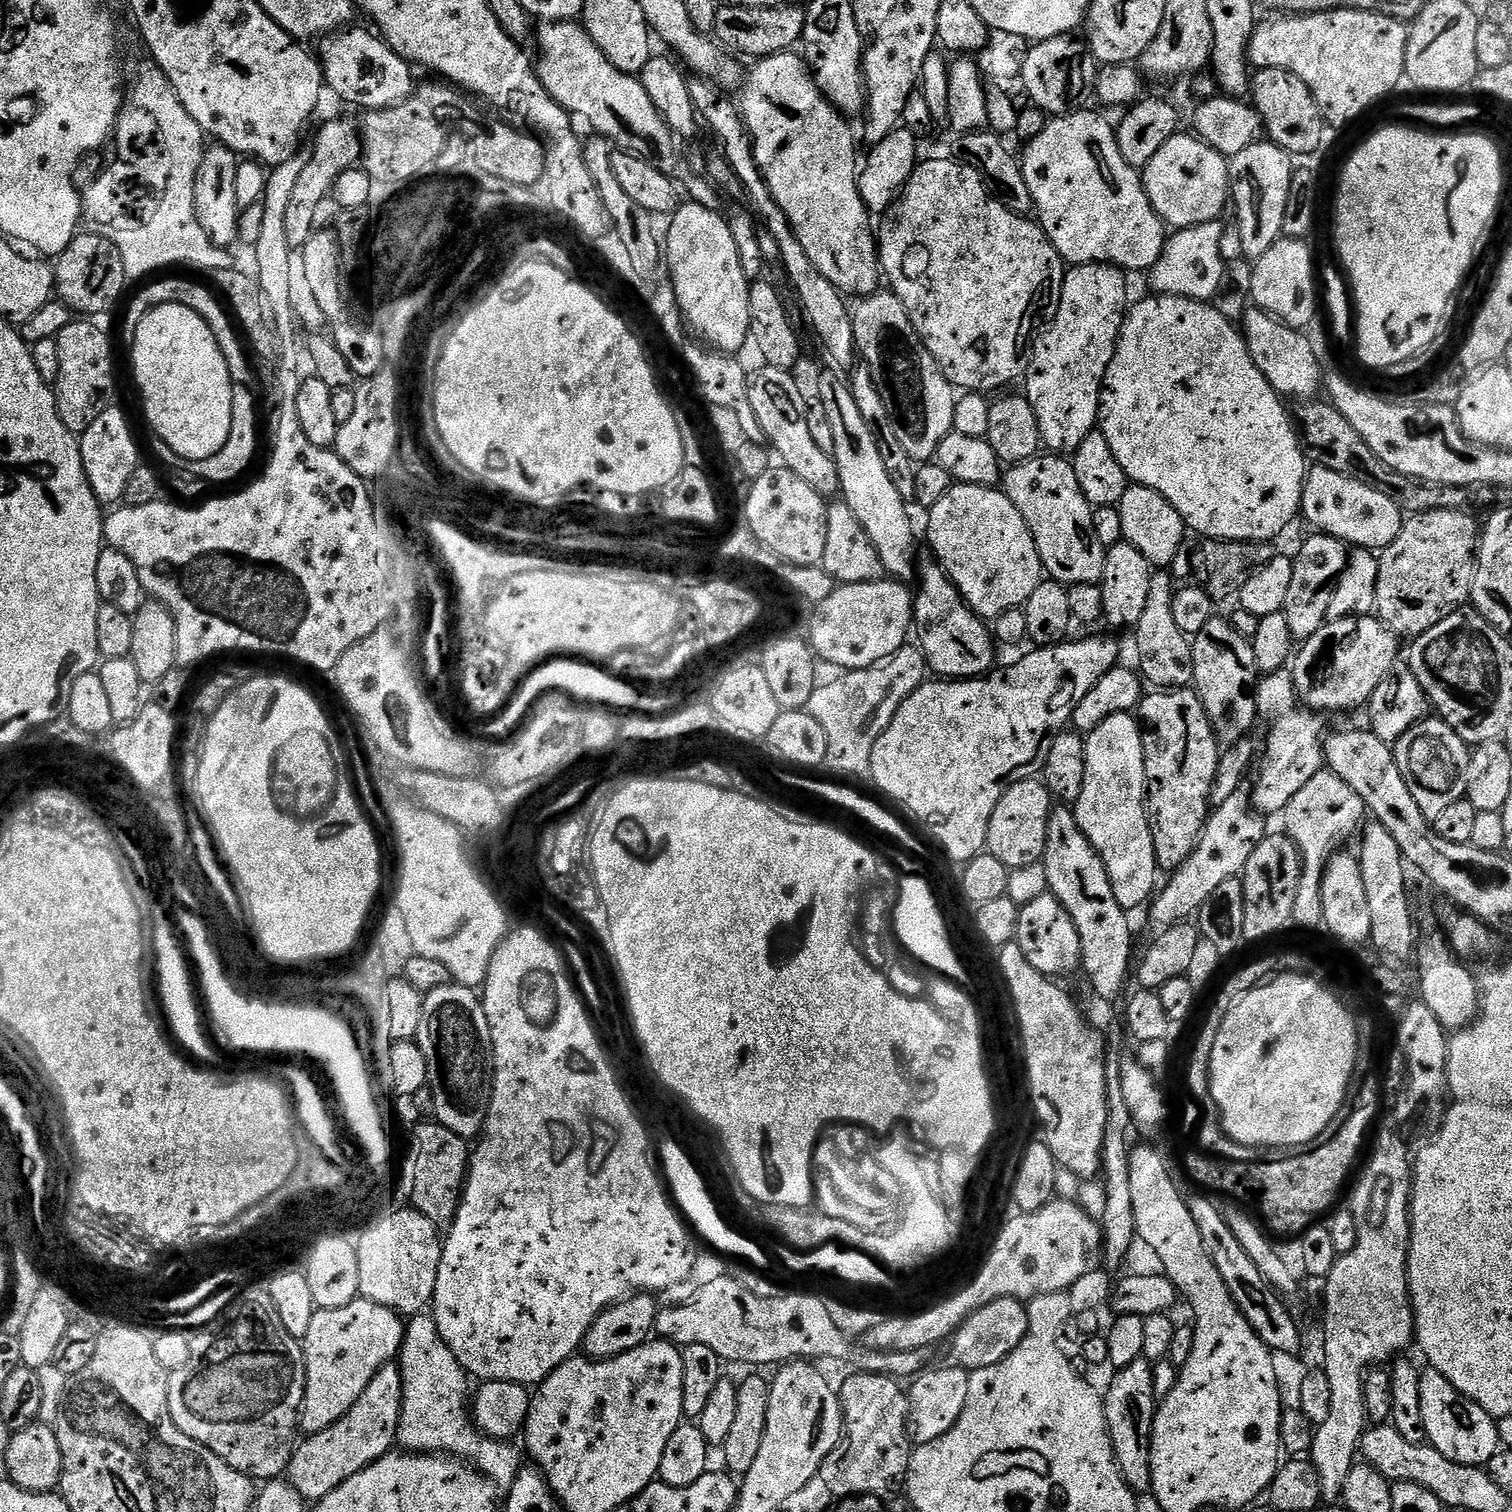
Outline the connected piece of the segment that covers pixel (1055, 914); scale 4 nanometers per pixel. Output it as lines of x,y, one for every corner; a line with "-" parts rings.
1051,894
1034,898
1034,902
1021,908
1014,943
1020,947
1022,954
1026,954
1026,962
1030,962
1030,966
1034,966
1034,970
1043,976
1061,978
1060,976
1068,976
1071,972
1081,971
1080,939
1074,918
1066,914
1062,902
1058,902

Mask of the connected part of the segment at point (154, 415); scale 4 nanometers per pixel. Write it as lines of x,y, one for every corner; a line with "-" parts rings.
159,304
138,322
131,340
132,376
144,399
144,416
158,439
185,462
218,454
230,438
234,380
210,326
186,306

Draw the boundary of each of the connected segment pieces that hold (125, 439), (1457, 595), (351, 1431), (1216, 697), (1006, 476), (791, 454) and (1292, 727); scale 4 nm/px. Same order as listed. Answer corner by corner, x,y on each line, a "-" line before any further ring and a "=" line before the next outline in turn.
109,406
105,412
98,414
94,423
79,437
82,466
86,470
90,490
94,490
96,499
104,506
116,506
123,501
130,474
134,474
134,470
142,464
136,440
132,437
132,428
123,410
116,407
=
1430,510
1409,515
1398,538
1394,538
1389,548
1383,549
1379,557
1375,615
1397,638
1420,636
1430,630
1430,626
1438,626
1442,618
1461,611
1471,601
1478,551
1478,520
1476,524
1475,518
1468,515
1472,514
1464,510
=
399,1363
382,1366
382,1370
370,1378
370,1386
362,1390
362,1398
358,1398
358,1402
354,1402
354,1406
350,1406
348,1413
338,1418
332,1428
313,1432
295,1445
286,1473
288,1483
302,1494
305,1502
315,1502
338,1490
346,1478
354,1478
354,1474
387,1456
397,1443
396,1431
400,1425
403,1401
404,1383
=
1213,618
1206,622
1206,626
1202,626
1202,630
1198,630
1196,636
1191,637
1191,642
1194,691
1202,702
1217,741
1224,746
1234,744
1258,724
1253,696
1258,683
1258,673
1252,641
1242,638
1242,634
1234,630
1231,619
=
1041,454
1021,464
1013,464
1003,473
1002,491
1008,495
1010,502
1018,506
1022,518
1026,518
1026,526
1030,526
1030,534
1038,546
1040,561
1045,573
1059,584
1099,585
1104,577
1105,548
1098,542
1098,534
1094,534
1094,511
1088,503
1086,494
1082,494
1082,486
1078,486
1078,474
1074,474
1071,459
1060,454
=
760,366
756,373
752,372
748,377
750,405
754,408
758,425
765,432
771,451
776,456
780,455
779,463
798,474
798,478
802,478
810,490
825,498
835,497
840,491
838,466
832,459
832,454
823,452
810,435
810,426
806,423
809,401
804,400
800,384
792,375
791,371
783,368
=
1316,714
1288,716
1288,720
1280,720
1280,728
1270,728
1268,739
1262,749
1262,759
1255,773
1256,785
1251,785
1250,788
1252,807
1257,813
1265,817
1272,816
1275,812
1276,815
1283,813
1290,798
1294,798
1294,794
1298,794
1298,790
1302,790
1302,786
1306,786
1306,782
1325,767
1326,731
1324,732
1324,724
1320,720
1323,719

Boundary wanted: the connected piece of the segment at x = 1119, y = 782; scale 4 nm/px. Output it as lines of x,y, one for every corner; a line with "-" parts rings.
1132,712
1114,714
1087,733
1084,749
1086,782
1082,782
1082,794
1078,794
1074,805
1076,821
1106,866
1118,906
1133,910
1145,903
1145,907
1157,891
1158,869
1148,825
1142,725

